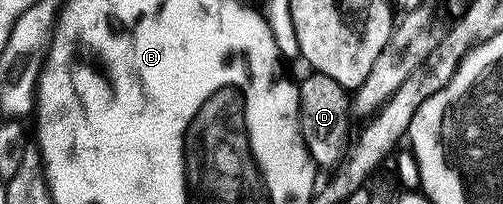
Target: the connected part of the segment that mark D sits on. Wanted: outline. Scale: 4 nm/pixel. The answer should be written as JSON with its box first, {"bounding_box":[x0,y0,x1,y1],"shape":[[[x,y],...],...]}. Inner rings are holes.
{"bounding_box":[298,72,353,166],"shape":[[[308,72],[308,77],[298,82],[299,88],[299,126],[305,147],[316,166],[338,166],[349,152],[351,133],[351,115],[353,101],[348,90],[337,83],[337,79],[329,79],[329,75]],[[351,133],[351,134],[350,134]],[[347,136],[348,141],[347,141]]]}

